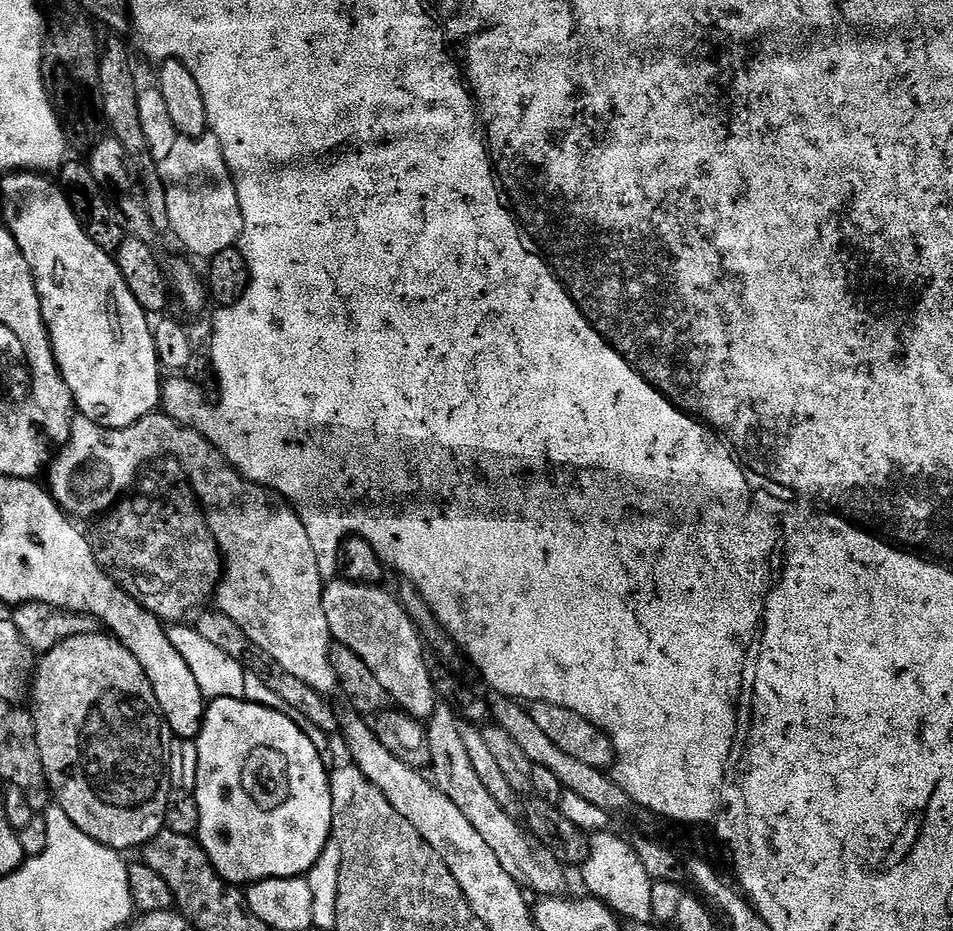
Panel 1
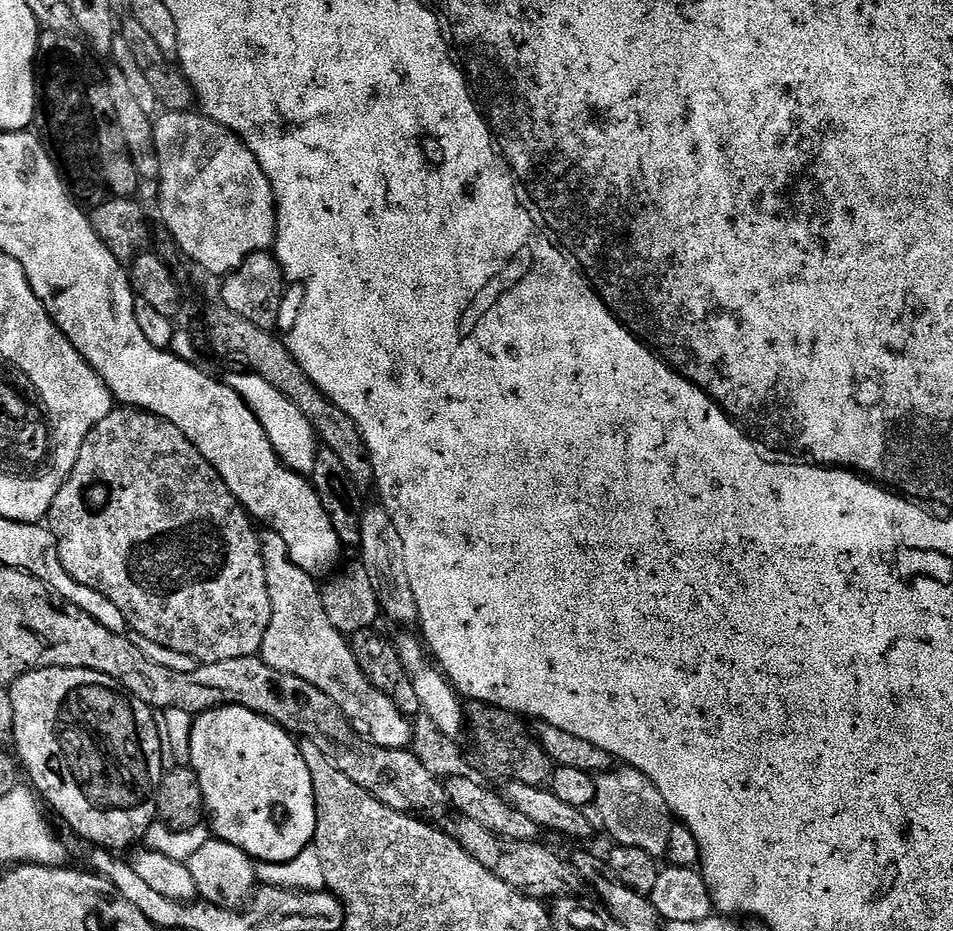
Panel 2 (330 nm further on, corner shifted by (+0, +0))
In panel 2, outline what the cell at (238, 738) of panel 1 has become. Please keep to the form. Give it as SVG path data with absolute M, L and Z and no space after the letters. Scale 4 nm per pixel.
M227 704L193 719L190 758L191 771L195 772L202 790L206 820L215 839L238 846L238 850L261 864L288 863L315 841L314 782L310 782L310 770L306 770L306 758L302 758L299 743L285 728L279 728L254 710Z

